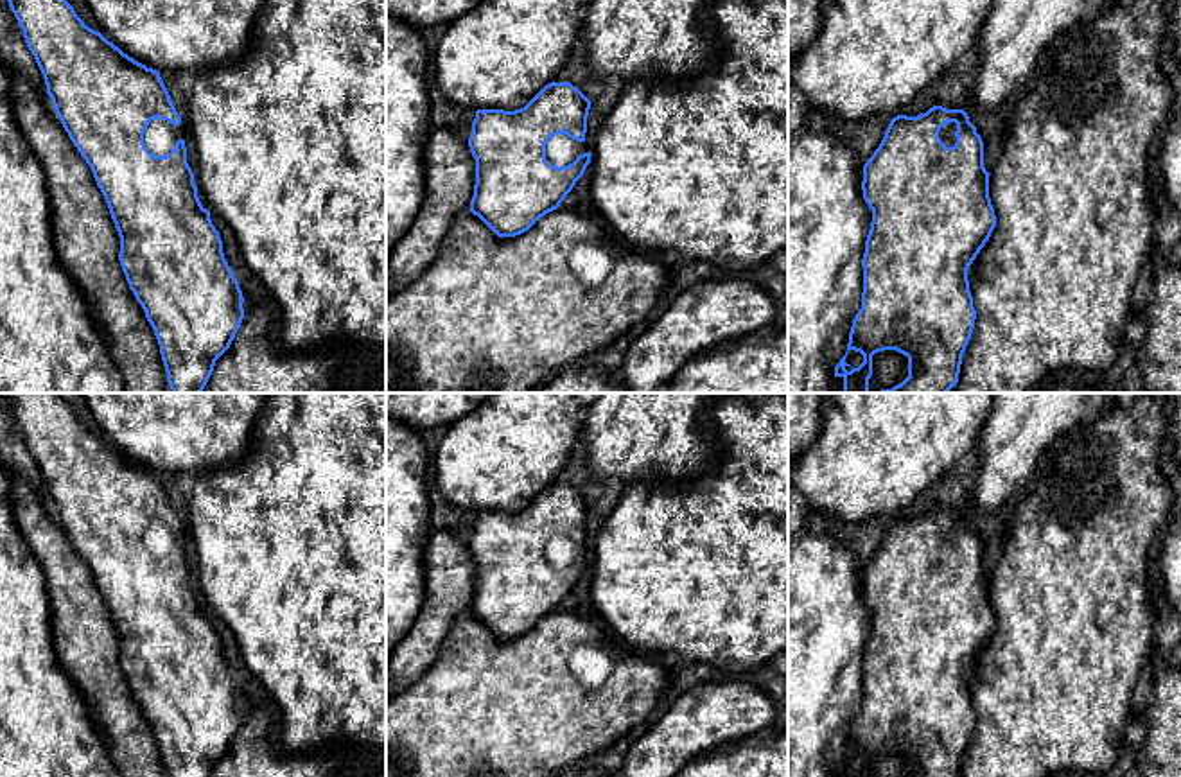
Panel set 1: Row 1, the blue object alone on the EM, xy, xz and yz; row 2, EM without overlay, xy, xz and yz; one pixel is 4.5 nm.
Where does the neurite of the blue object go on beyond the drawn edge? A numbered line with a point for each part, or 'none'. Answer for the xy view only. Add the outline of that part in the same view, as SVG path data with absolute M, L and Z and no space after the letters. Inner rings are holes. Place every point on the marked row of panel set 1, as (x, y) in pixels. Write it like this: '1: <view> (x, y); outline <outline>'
1: xy (160, 137); outline M154 118L147 124L144 131L144 144L151 154L165 156L174 149L178 140L185 140L183 133L185 133L183 120L179 126L174 126L167 120Z

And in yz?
1: yz (946, 133); outline M949 122L949 124L946 124L946 126L940 127L939 138L940 138L940 142L946 147L953 147L957 144L955 131L957 131L957 124L955 122Z

